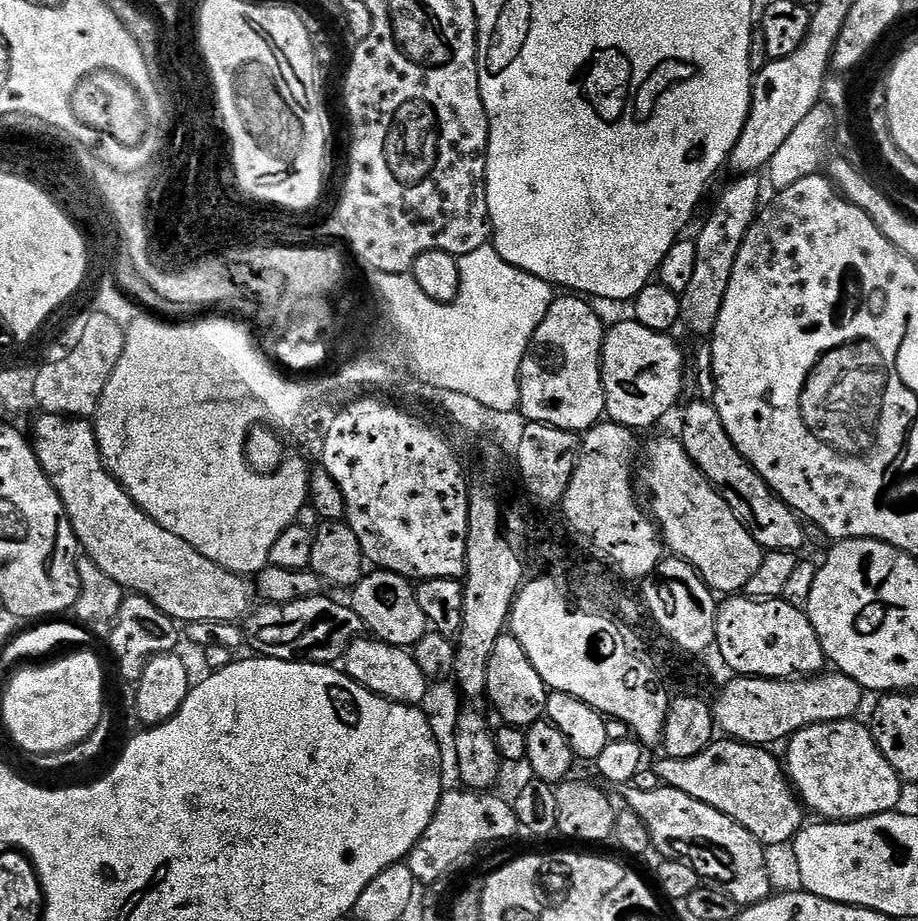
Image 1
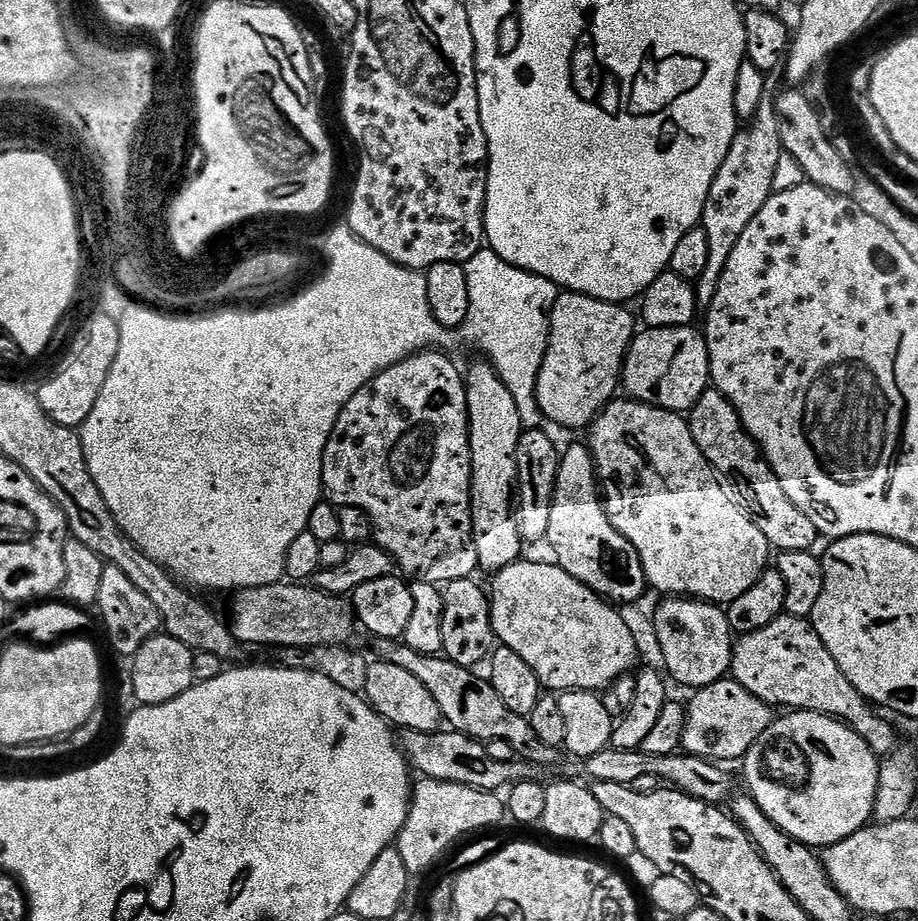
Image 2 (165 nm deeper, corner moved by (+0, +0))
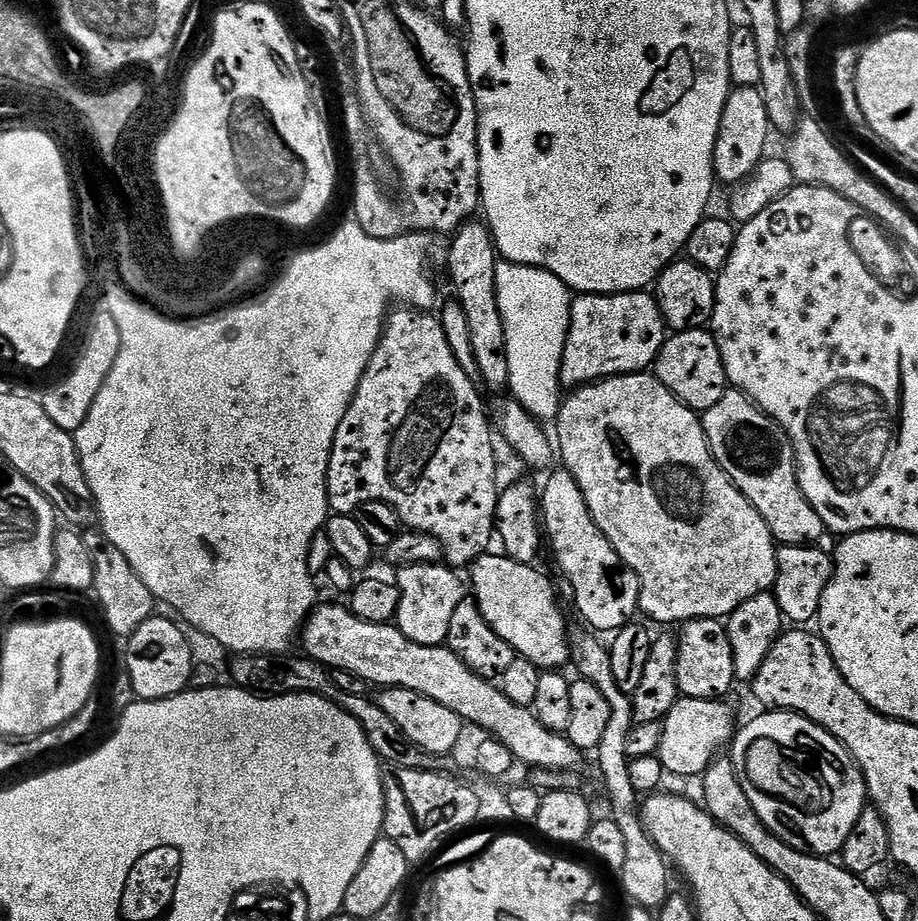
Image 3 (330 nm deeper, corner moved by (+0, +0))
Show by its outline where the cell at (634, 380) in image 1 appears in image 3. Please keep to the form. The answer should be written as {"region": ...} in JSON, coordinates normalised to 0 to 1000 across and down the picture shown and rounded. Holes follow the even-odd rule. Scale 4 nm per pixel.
{"region":[[[757,356],[751,360],[732,360],[727,366],[712,396],[712,407],[725,423],[733,426],[748,443],[765,450],[782,438],[789,426],[794,425],[793,407],[786,397],[786,384],[775,359]]]}

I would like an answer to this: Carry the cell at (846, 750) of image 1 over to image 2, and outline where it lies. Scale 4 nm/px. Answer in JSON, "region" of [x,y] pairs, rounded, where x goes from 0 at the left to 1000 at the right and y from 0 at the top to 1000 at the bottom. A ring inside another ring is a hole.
{"region":[[[870,771],[859,772],[851,777],[854,777],[851,782],[850,779],[842,781],[841,787],[830,797],[830,801],[826,801],[826,806],[821,806],[821,810],[817,810],[815,820],[809,822],[810,843],[815,846],[814,859],[824,868],[824,874],[830,879],[830,884],[834,884],[834,888],[844,893],[853,903],[861,906],[861,910],[879,916],[886,923],[897,923],[905,916],[912,916],[914,912],[926,910],[926,906],[930,906],[950,890],[950,876],[956,858],[961,825],[926,787],[918,786],[908,777],[898,777],[894,773],[873,773]]]}

